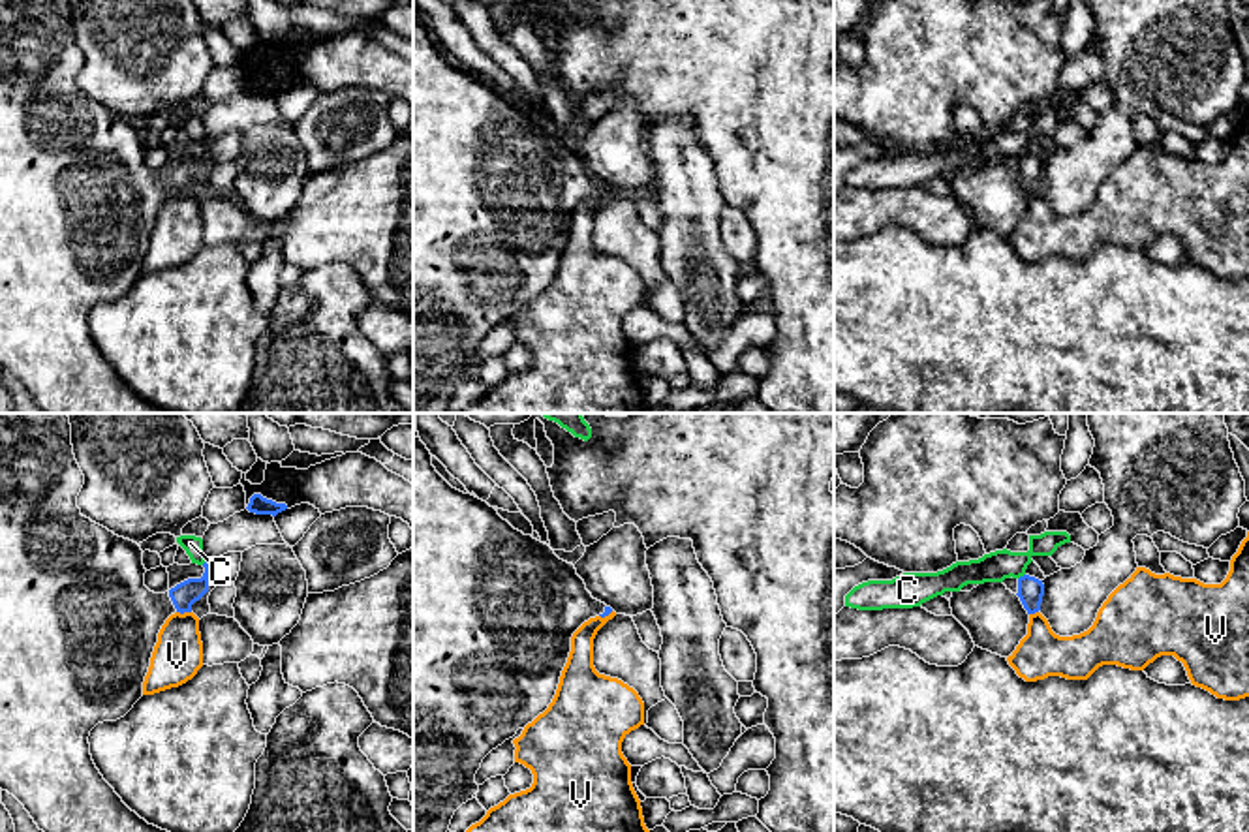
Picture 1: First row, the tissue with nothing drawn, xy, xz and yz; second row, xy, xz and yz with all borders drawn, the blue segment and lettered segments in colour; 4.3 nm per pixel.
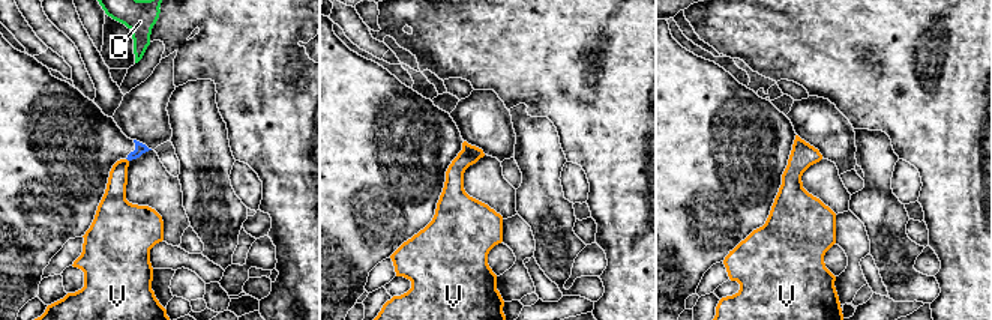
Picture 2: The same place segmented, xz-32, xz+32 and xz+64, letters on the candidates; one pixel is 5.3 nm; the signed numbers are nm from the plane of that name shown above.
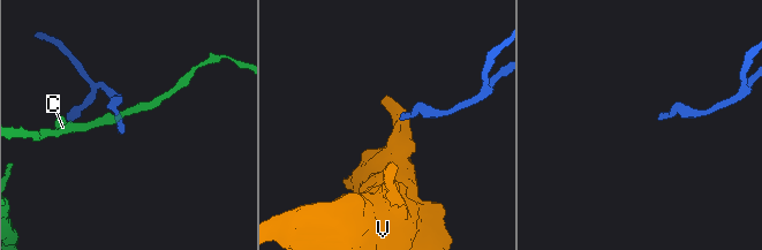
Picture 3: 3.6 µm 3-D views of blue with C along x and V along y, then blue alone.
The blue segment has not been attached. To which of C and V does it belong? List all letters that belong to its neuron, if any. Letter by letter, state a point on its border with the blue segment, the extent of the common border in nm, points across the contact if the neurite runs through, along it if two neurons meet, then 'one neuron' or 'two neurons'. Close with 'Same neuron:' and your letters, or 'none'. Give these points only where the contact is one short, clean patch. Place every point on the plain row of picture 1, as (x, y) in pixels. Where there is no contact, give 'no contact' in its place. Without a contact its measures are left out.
C: meets blue in yz at (1020, 156); contact 40 nm long; border along yz (1024, 153), (1018, 158); two neurons
V: meets blue in xy at (185, 190); contact 60 nm long; border along xy (177, 190), (190, 192); two neurons
Same neuron: none

